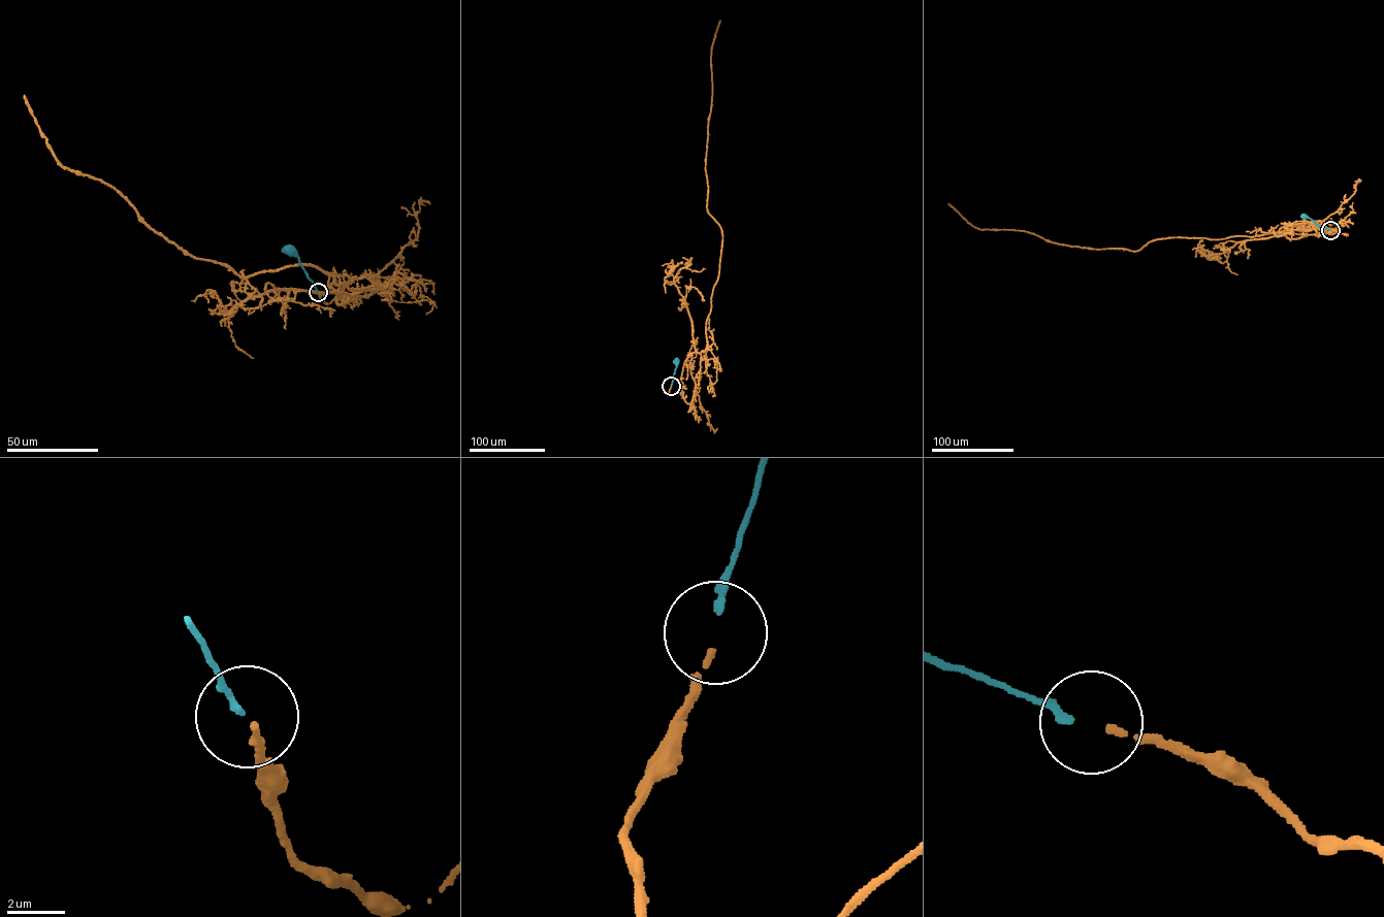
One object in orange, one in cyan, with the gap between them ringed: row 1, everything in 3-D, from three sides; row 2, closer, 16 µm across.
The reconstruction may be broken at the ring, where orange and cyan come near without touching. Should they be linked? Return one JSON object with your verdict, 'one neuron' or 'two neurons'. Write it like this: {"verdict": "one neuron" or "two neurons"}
{"verdict": "one neuron"}

